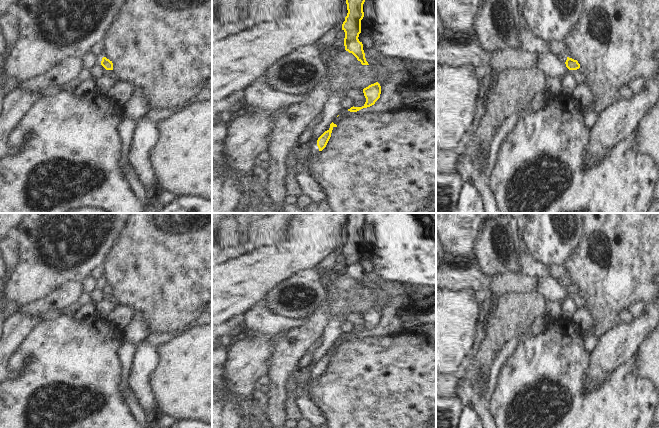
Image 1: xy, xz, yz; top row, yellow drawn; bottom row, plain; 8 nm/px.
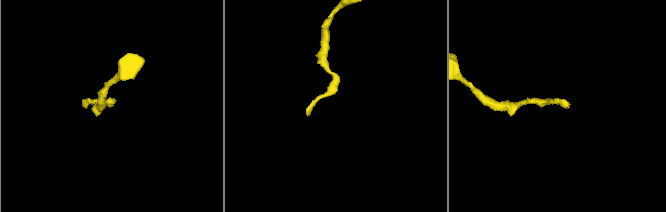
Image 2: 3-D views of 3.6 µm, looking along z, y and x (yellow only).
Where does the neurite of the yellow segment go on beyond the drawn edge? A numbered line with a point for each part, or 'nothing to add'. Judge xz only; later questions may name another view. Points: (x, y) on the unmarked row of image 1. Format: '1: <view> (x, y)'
nothing to add

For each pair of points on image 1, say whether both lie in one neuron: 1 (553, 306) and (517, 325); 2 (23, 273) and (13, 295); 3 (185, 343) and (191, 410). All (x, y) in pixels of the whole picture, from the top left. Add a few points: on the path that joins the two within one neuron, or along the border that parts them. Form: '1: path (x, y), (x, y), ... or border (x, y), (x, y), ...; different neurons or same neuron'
1: border (546, 300), (545, 309); different neurons
2: path (23, 278), (23, 285), (18, 290); same neuron
3: path (191, 360), (191, 393); same neuron

